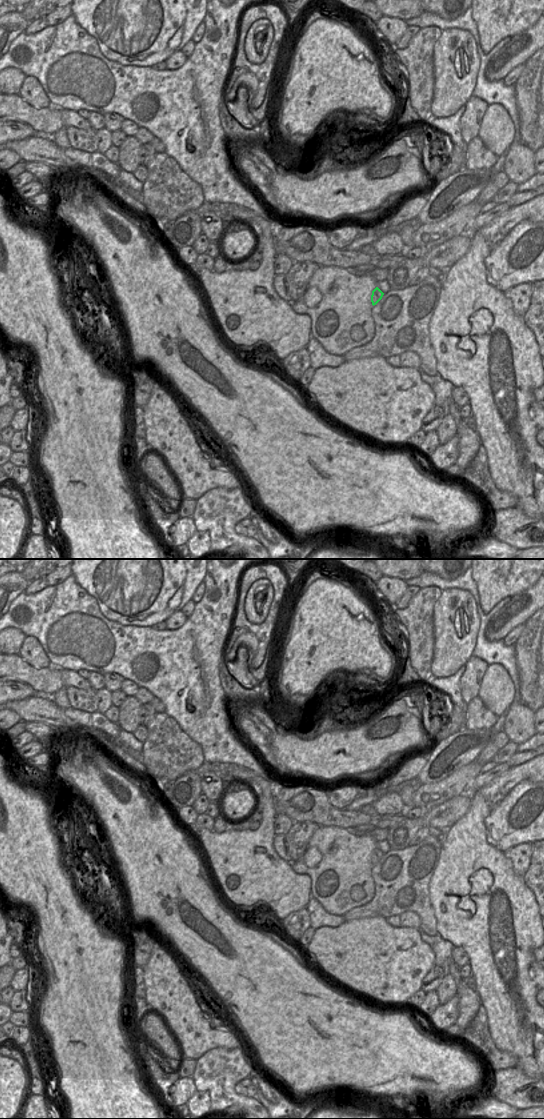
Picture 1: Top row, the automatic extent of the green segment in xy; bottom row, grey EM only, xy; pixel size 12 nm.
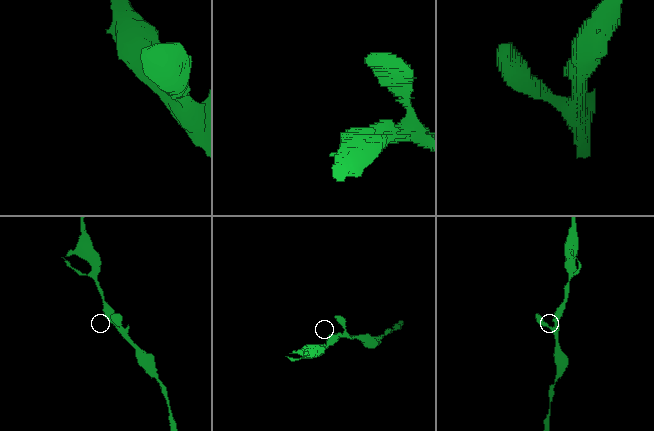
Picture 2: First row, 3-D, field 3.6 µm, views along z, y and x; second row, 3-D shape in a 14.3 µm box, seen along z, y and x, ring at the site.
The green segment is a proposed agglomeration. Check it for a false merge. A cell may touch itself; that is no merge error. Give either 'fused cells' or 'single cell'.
single cell

